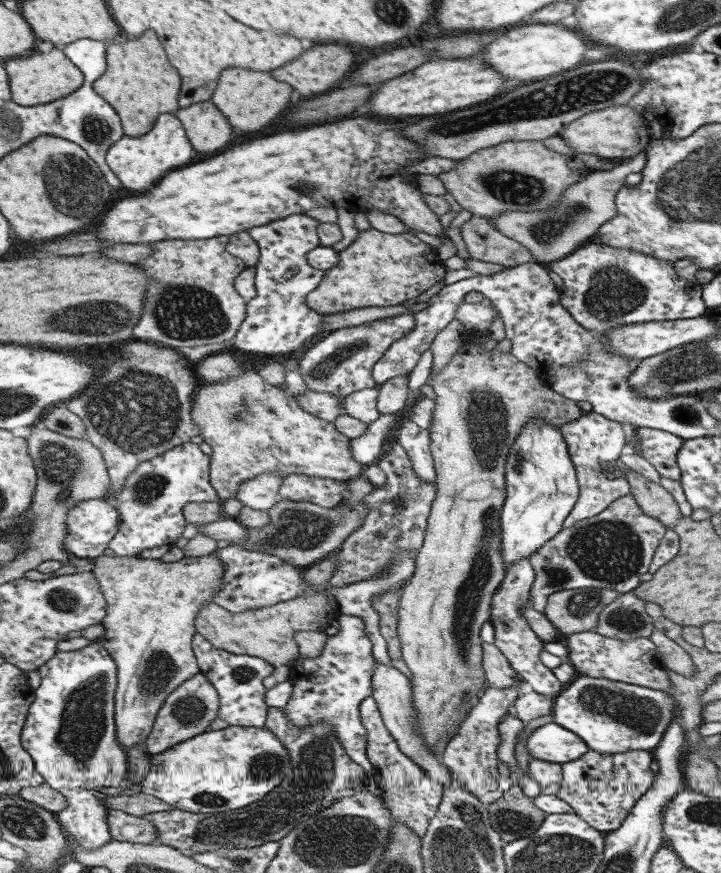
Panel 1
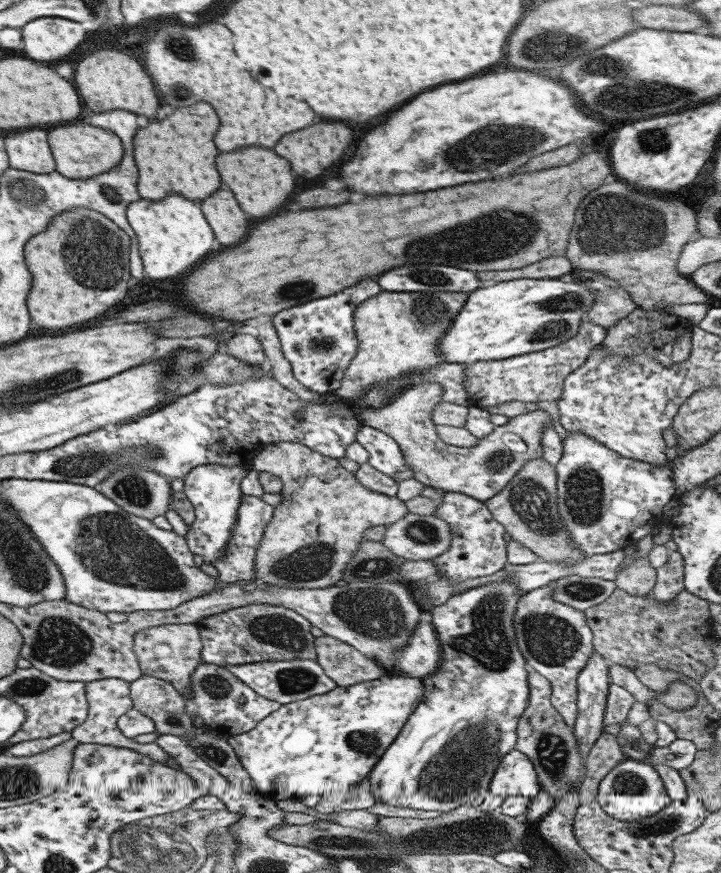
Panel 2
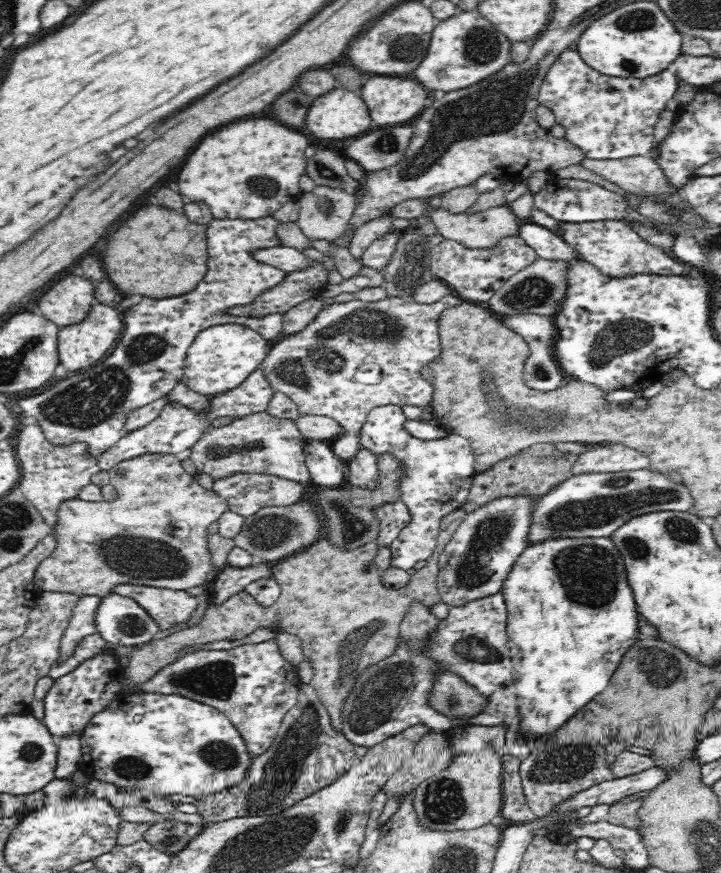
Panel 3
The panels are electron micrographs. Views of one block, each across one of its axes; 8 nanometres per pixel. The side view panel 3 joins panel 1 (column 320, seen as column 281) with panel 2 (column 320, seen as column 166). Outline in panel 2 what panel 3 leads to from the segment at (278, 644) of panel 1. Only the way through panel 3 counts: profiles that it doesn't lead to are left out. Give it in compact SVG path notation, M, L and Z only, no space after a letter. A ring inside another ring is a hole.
M330 635L315 638L316 660L337 686L354 686L385 675L385 670L353 646Z

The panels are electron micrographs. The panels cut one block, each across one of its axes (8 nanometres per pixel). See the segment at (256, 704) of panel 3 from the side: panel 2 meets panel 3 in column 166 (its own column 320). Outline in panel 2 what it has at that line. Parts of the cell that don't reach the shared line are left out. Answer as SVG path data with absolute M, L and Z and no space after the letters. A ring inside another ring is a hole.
M288 659L285 661L264 661L241 666L224 667L236 678L244 681L260 696L280 702L281 705L310 698L318 694L326 694L337 687L334 680L324 674L319 662L314 659Z

